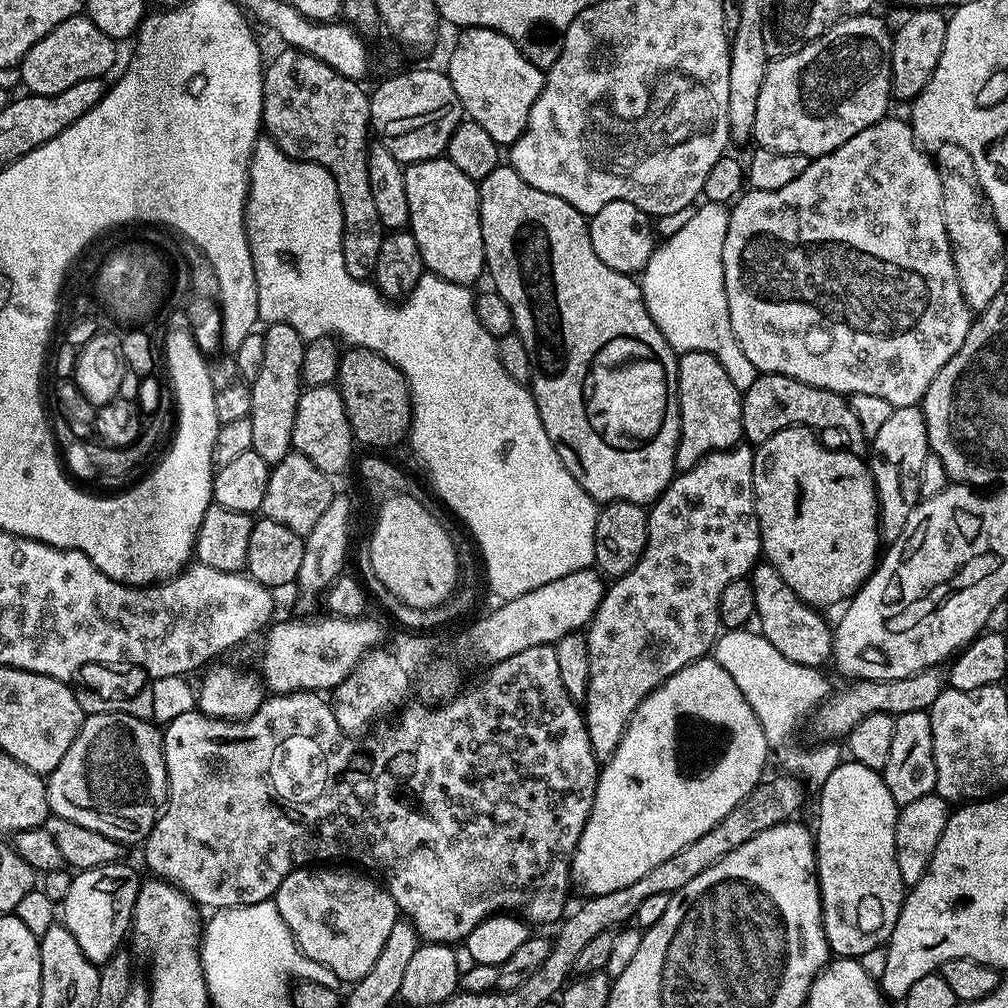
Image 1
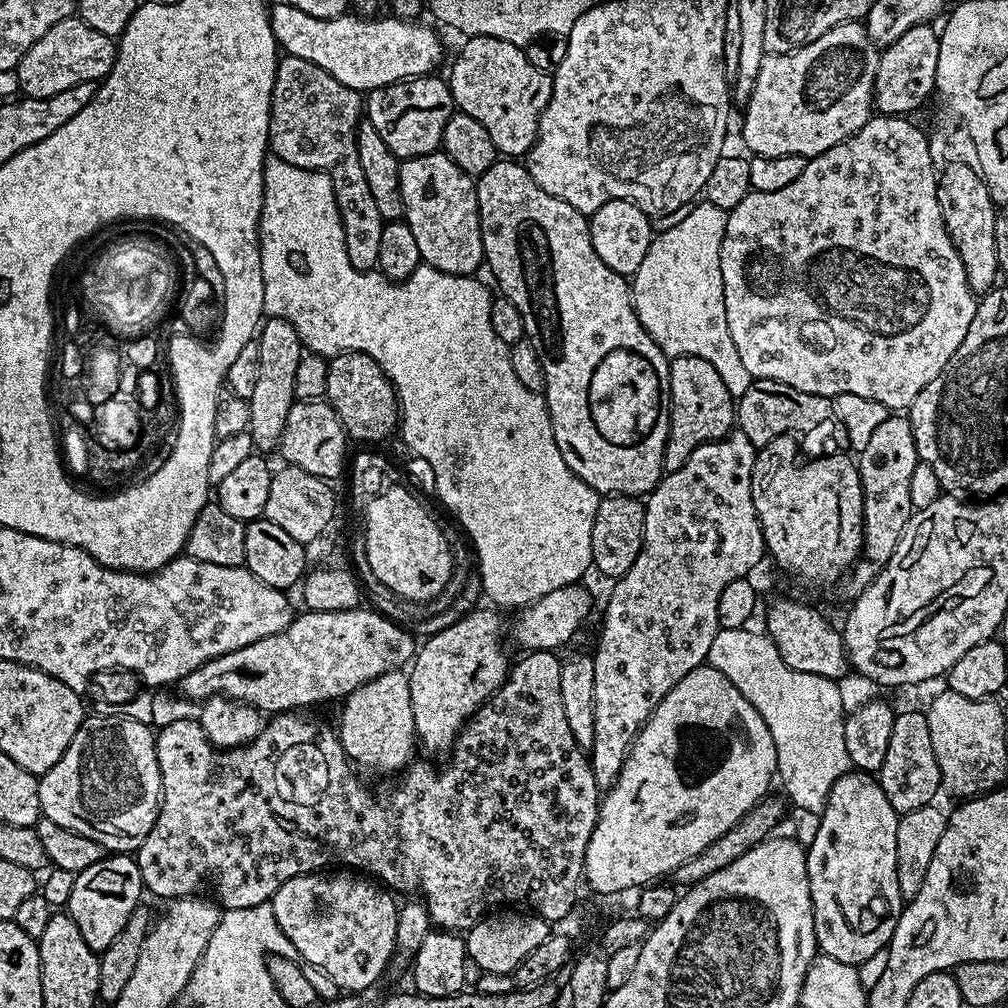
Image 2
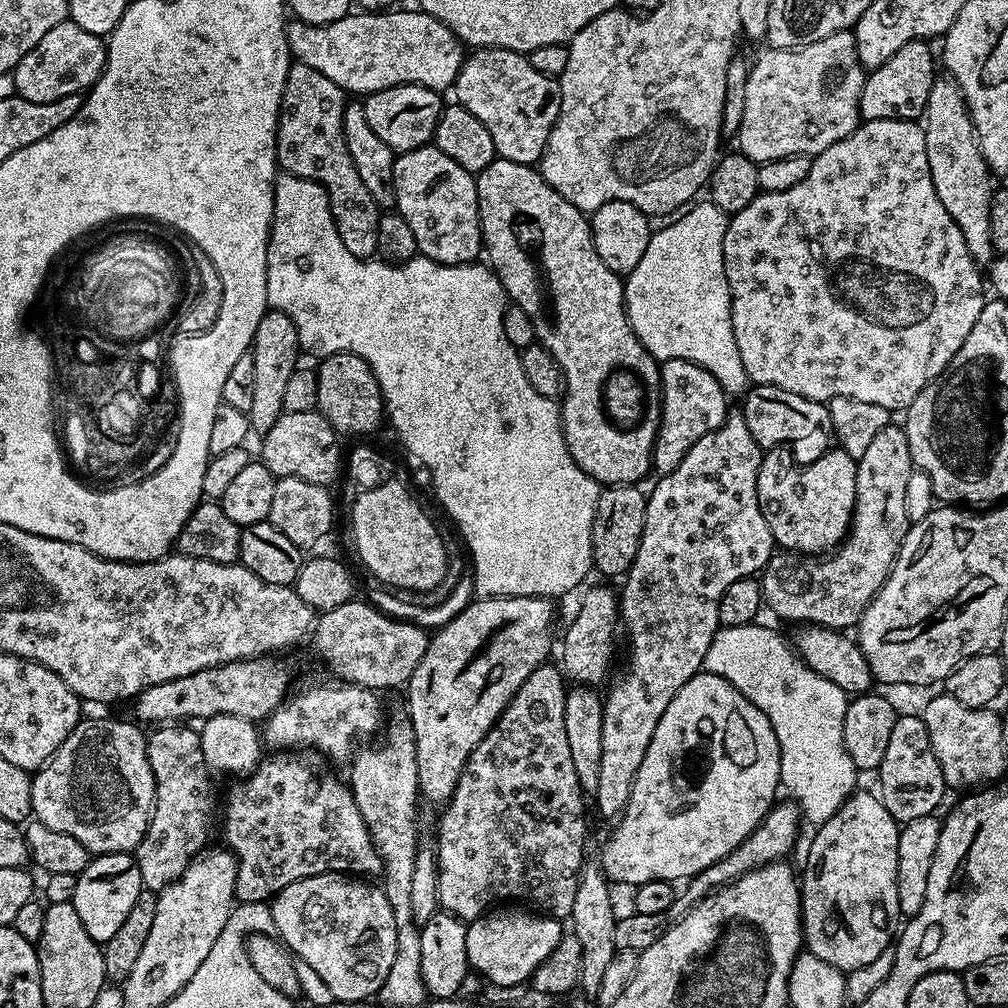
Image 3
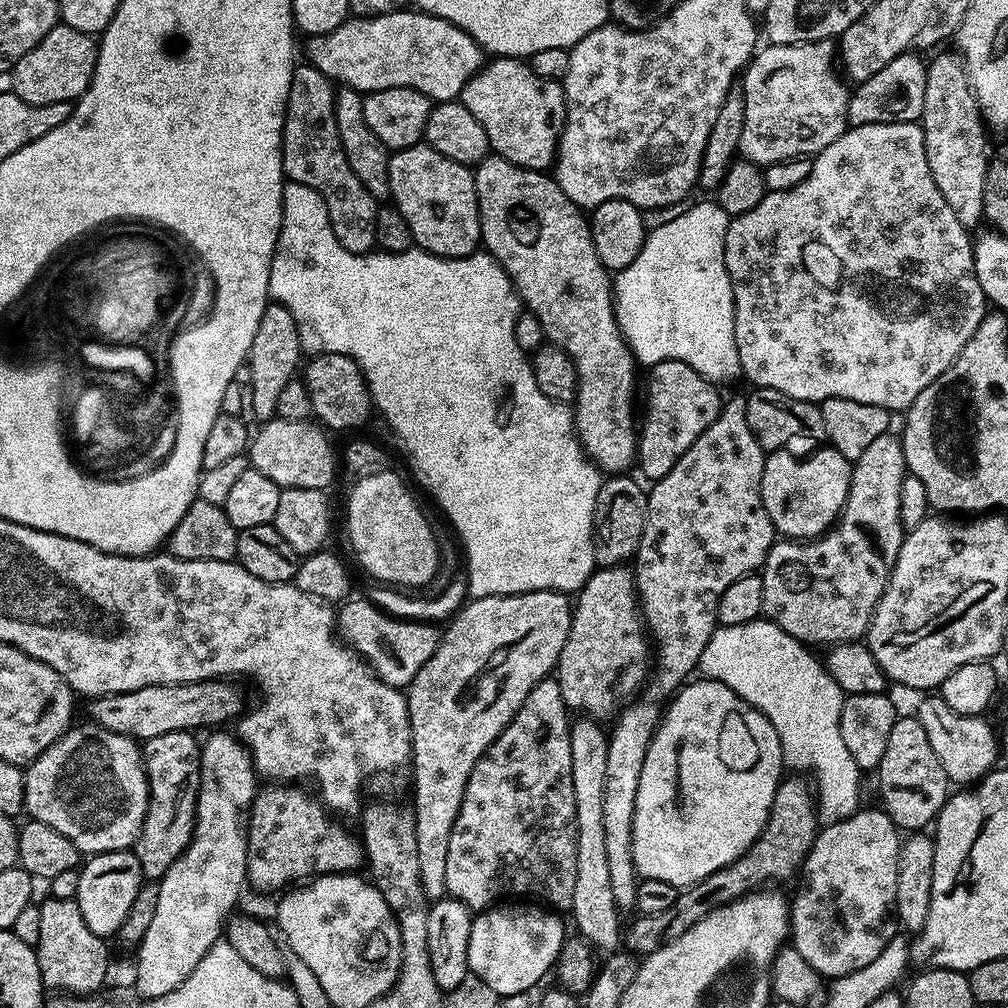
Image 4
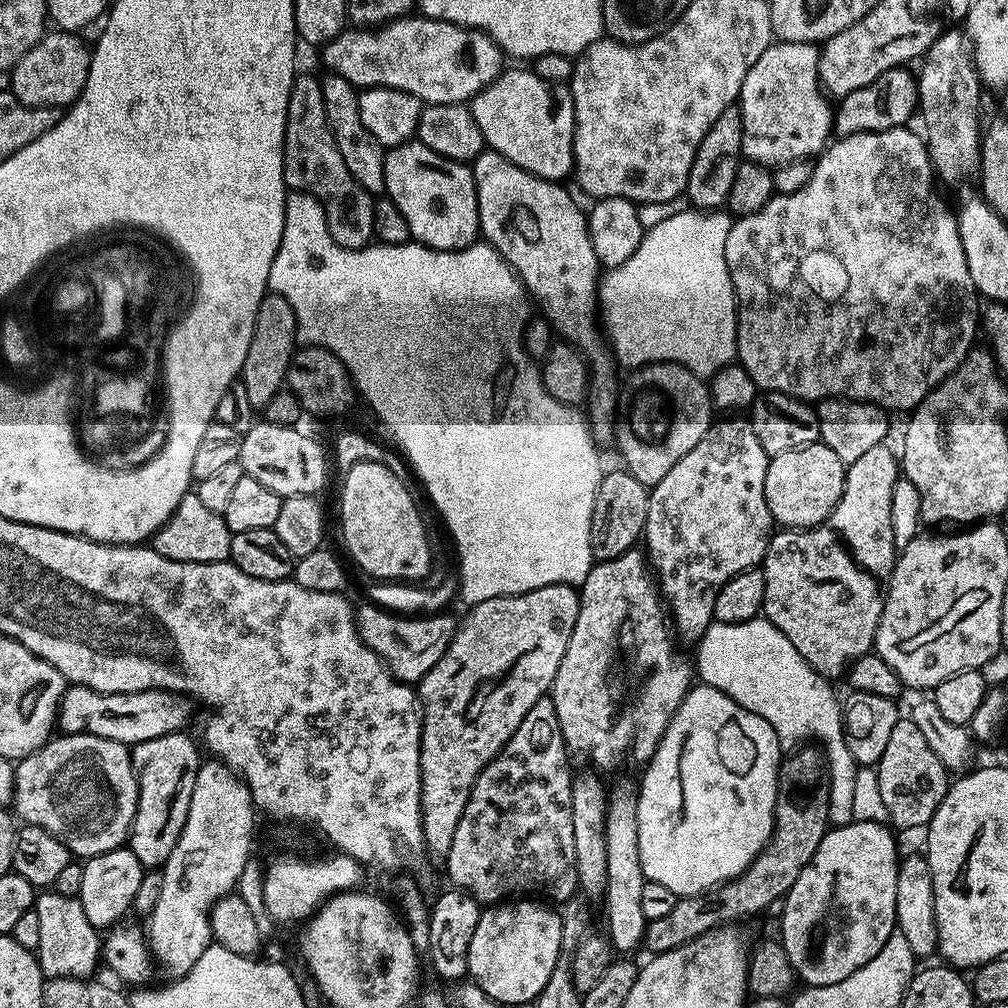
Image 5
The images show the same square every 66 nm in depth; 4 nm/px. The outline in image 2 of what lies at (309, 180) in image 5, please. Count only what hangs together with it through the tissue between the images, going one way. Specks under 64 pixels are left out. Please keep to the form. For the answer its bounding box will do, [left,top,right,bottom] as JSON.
[268,54,386,272]

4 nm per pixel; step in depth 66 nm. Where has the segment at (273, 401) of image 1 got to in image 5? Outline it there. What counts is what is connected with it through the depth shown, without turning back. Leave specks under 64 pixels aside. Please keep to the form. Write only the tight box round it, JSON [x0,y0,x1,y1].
[239,291,298,410]

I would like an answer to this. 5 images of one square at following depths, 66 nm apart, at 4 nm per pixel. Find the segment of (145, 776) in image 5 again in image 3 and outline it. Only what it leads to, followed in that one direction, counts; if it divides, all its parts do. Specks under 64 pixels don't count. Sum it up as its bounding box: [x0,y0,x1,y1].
[134,726,212,894]

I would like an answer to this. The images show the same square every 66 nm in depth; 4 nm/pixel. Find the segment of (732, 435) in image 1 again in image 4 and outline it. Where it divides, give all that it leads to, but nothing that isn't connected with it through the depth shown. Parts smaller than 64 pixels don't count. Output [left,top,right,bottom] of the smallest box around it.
[636,360,722,482]

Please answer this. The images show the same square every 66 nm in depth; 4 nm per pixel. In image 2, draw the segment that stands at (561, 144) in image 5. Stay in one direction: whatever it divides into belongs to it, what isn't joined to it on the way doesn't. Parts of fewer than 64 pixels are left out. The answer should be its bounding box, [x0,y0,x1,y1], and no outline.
[446,36,552,157]

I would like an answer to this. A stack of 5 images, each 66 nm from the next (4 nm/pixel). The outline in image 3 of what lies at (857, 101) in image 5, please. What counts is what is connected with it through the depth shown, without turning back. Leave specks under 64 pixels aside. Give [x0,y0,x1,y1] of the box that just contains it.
[860,40,938,121]

